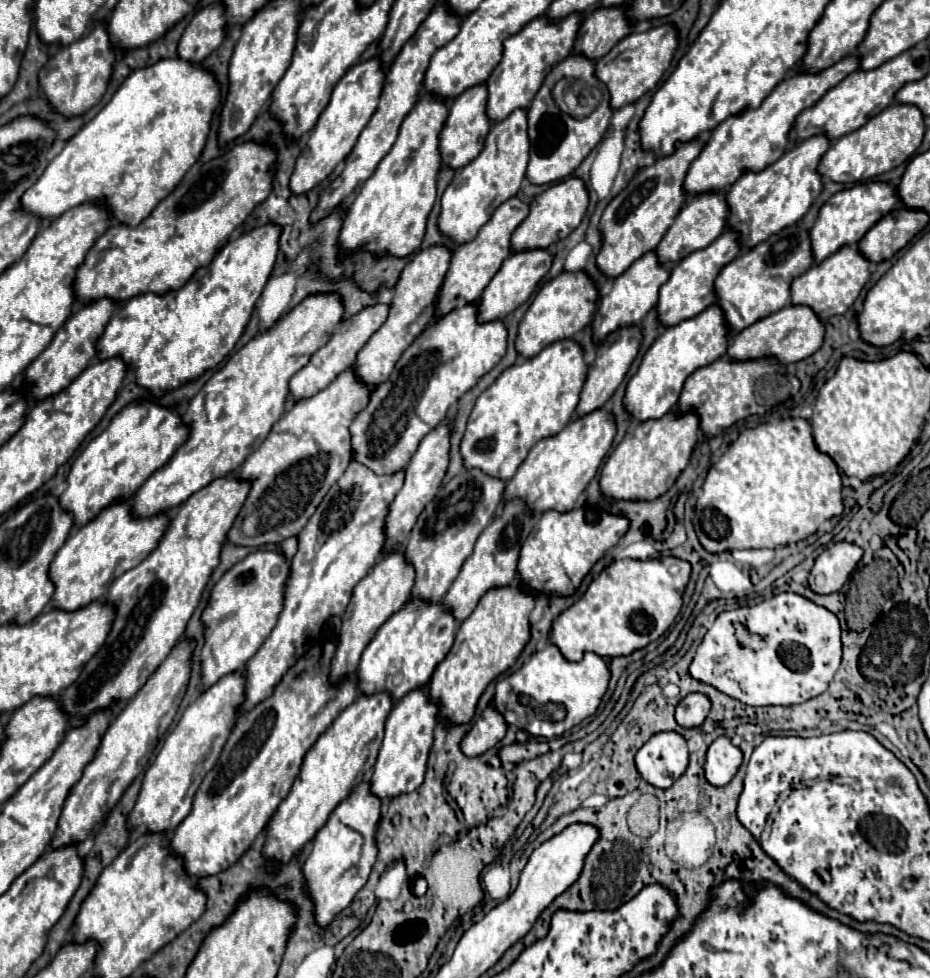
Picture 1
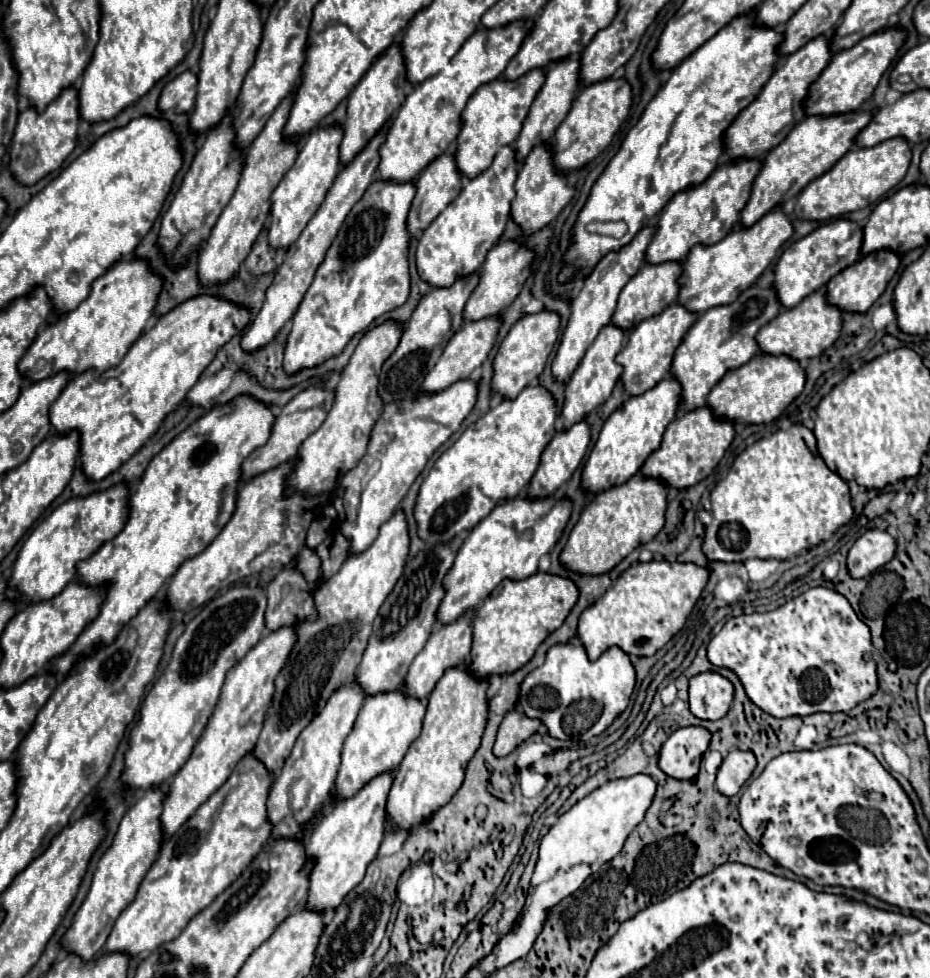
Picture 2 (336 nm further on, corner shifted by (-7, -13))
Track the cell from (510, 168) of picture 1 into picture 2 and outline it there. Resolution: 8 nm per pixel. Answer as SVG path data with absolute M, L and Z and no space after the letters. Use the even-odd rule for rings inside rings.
M503 146L485 172L465 182L461 194L431 222L431 226L419 238L415 260L417 272L423 282L433 288L449 288L457 278L475 274L481 268L485 254L499 240L511 216L511 200L515 198L515 178L515 150L513 146Z

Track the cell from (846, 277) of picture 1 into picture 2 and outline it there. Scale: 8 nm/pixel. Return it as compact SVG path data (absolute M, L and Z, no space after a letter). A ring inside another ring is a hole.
M817 290L809 294L805 300L801 300L791 310L781 310L777 318L773 318L767 326L763 326L757 332L757 346L759 354L771 354L771 356L789 356L793 360L809 360L819 356L823 350L827 350L841 332L841 310L827 304L825 290Z

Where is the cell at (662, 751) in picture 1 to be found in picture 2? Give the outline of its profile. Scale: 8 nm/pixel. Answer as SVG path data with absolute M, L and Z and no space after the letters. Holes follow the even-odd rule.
M703 726L675 730L661 748L659 766L675 780L691 780L699 772L701 756L709 748L711 732Z

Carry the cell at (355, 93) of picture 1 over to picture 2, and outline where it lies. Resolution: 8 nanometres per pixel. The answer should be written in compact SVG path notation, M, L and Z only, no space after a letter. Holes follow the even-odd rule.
M335 126L317 128L301 144L301 152L295 158L295 164L279 182L271 194L271 224L269 224L269 246L275 250L287 250L303 232L311 216L321 206L327 190L331 188L339 172L339 144L343 140L343 130Z

